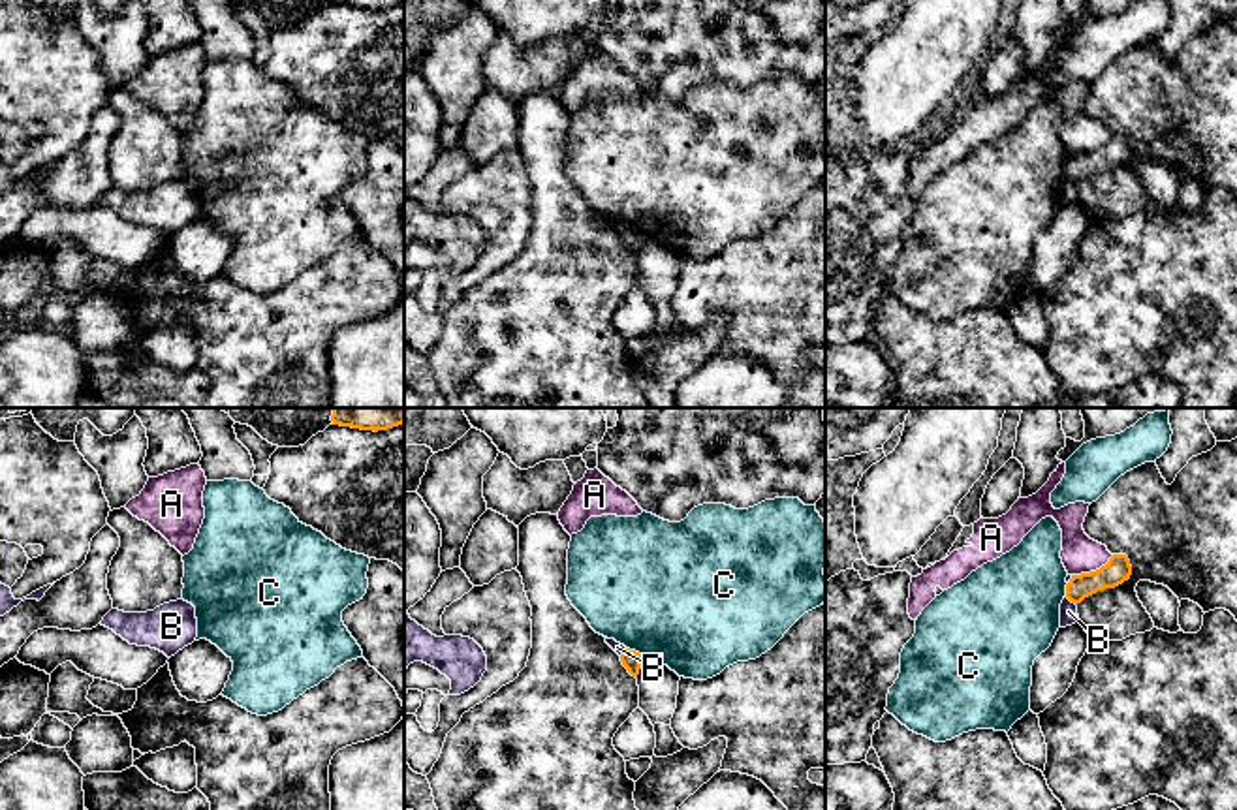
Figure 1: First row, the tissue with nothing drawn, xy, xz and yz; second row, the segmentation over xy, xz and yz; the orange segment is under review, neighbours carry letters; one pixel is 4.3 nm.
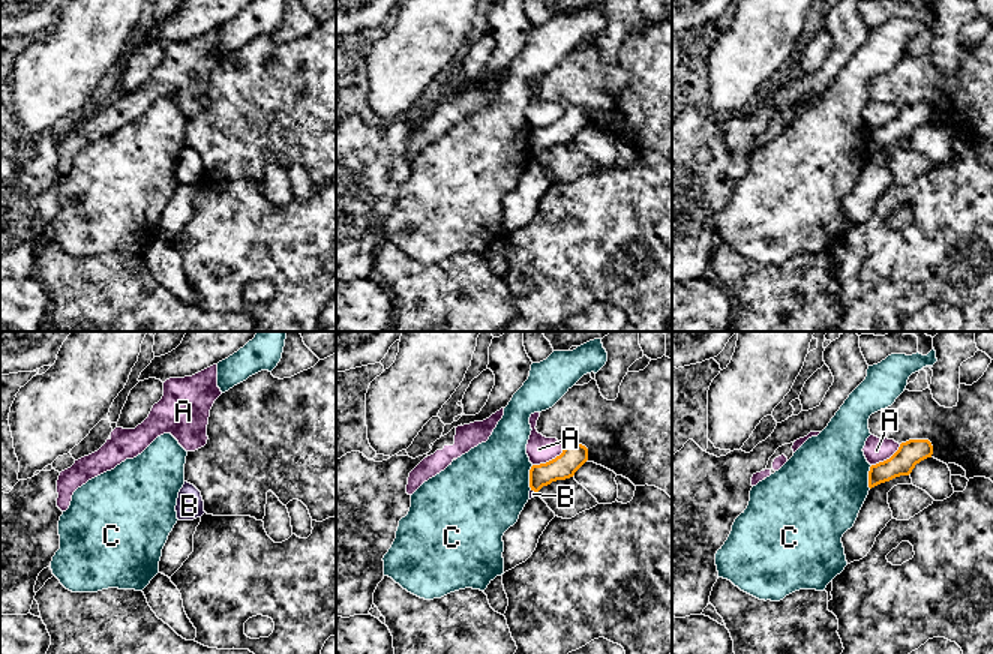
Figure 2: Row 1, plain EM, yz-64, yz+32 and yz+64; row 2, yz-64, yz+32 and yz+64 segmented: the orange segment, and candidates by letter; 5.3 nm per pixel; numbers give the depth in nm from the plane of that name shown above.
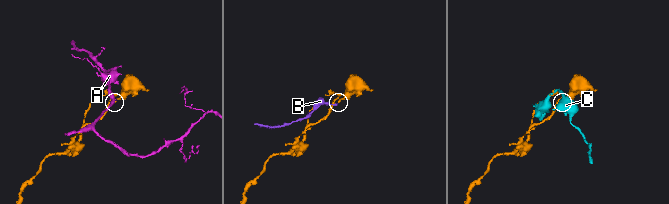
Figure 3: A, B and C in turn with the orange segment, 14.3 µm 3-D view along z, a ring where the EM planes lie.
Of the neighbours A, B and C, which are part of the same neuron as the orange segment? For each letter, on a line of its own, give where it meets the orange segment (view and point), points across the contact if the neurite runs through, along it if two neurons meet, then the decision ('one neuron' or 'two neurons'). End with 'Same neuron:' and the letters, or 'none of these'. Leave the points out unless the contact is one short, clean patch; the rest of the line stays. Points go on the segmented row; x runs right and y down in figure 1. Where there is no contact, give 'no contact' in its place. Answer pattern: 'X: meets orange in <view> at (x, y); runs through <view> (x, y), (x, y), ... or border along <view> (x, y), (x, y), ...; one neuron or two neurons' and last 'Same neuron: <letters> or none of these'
A: meets orange in yz at (1093, 572); border along yz (1113, 555), (1098, 568), (1072, 576); two neurons
B: meets orange in yz at (1070, 600); border along yz (1064, 596), (1076, 606); two neurons
C: meets orange in xz at (634, 651); two neurons
Same neuron: none of these

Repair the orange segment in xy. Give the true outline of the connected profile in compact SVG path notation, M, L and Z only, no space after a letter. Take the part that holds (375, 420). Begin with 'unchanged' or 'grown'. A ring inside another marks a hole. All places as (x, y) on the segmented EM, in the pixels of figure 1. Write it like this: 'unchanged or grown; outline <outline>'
unchanged; outline M333 408L333 425L387 430L404 423L404 408Z

